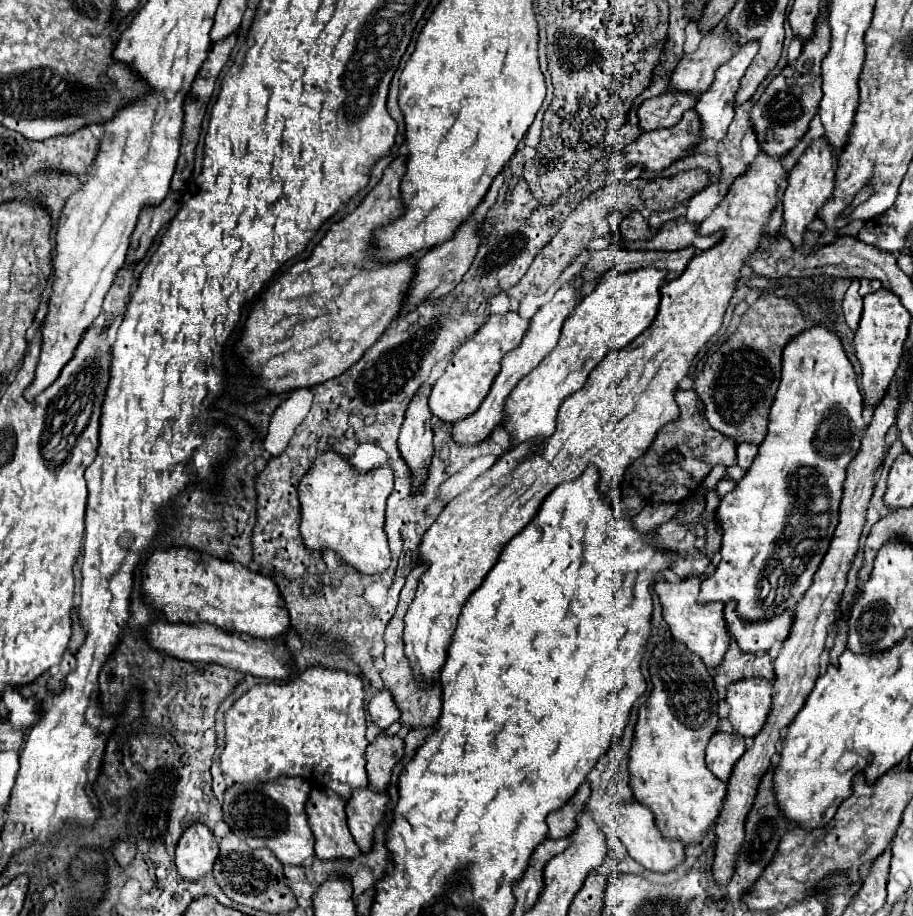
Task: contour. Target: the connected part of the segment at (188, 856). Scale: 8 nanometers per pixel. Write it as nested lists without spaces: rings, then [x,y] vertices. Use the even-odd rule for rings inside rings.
[[[194,822],[178,840],[176,866],[186,880],[198,880],[212,870],[218,856],[218,842],[214,834],[200,822]]]

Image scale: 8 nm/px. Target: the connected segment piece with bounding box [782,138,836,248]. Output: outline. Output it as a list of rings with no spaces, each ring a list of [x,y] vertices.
[[[824,138],[812,140],[796,166],[788,174],[788,188],[784,192],[784,236],[798,248],[802,244],[802,234],[806,232],[806,226],[816,218],[818,208],[832,196],[834,190],[834,174],[836,174],[836,160],[832,158],[832,150],[828,150],[828,144]]]

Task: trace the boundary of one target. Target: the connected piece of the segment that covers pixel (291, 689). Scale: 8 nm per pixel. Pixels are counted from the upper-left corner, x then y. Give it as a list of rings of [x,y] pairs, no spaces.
[[[310,666],[286,684],[258,684],[226,710],[226,746],[222,772],[234,782],[270,782],[280,774],[300,776],[314,786],[326,786],[344,800],[354,788],[368,786],[366,776],[366,712],[360,676]]]

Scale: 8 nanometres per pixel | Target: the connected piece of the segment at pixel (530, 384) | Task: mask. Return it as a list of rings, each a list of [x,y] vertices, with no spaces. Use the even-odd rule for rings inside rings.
[[[640,268],[634,272],[608,270],[600,276],[596,288],[588,296],[584,296],[574,314],[566,318],[558,346],[512,390],[506,402],[504,420],[504,428],[512,436],[512,446],[530,438],[546,438],[554,434],[556,414],[564,398],[584,386],[592,368],[608,352],[628,346],[652,324],[654,316],[658,314],[658,290],[664,276],[664,270],[660,268]]]

